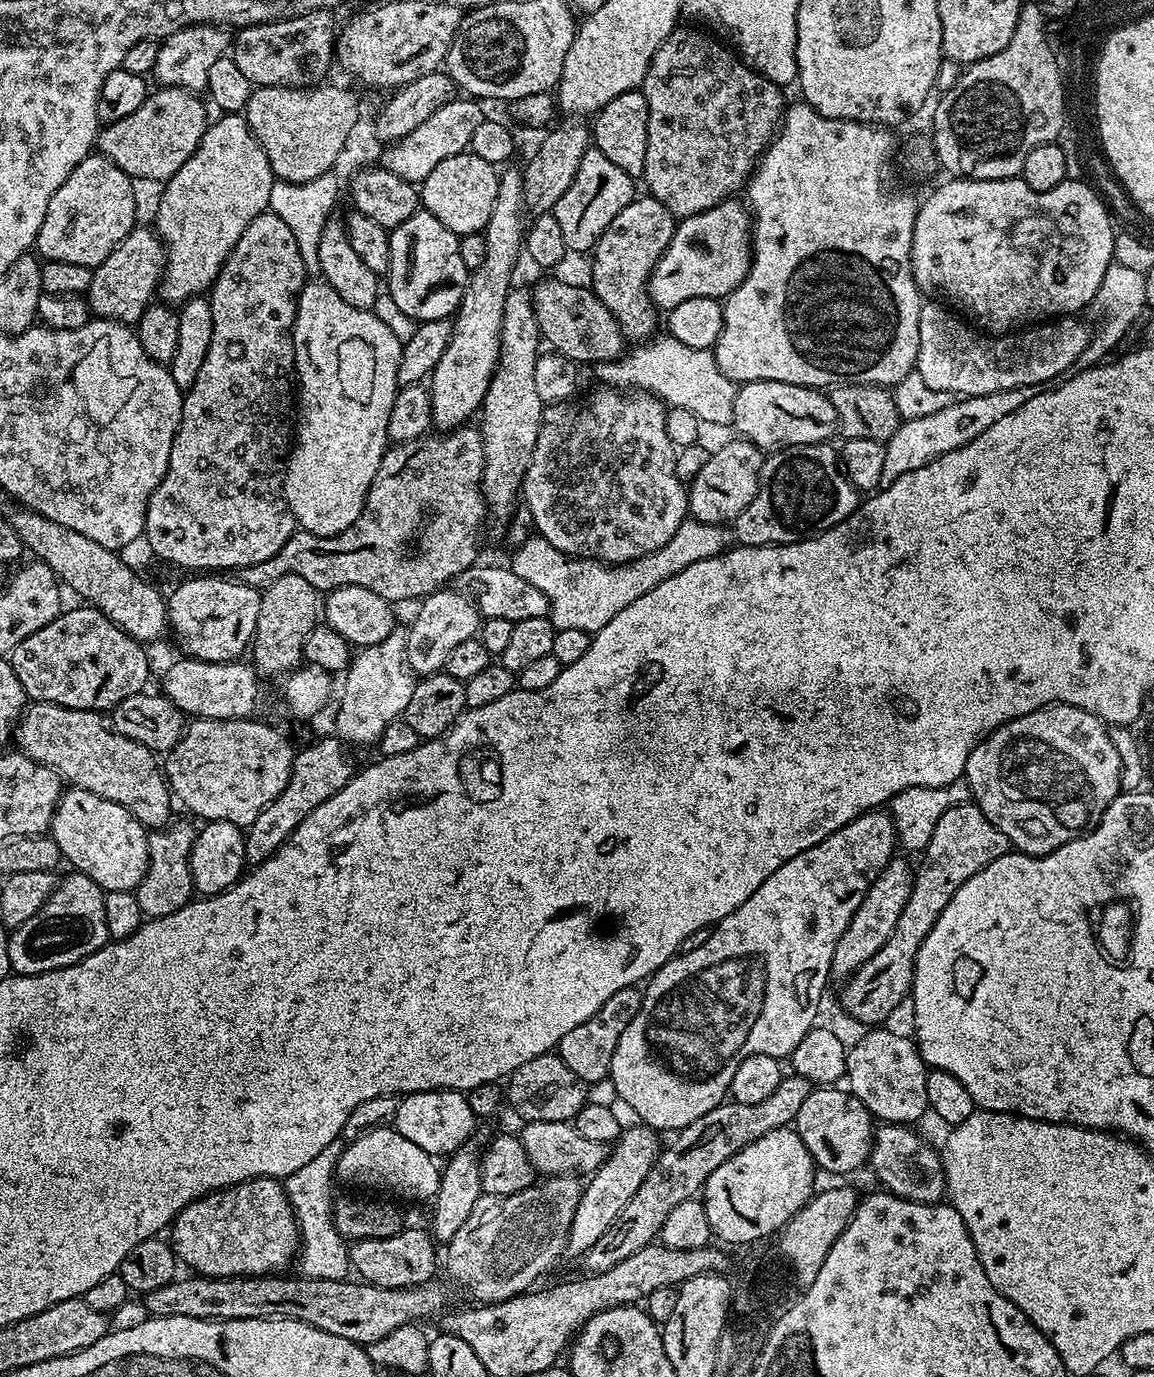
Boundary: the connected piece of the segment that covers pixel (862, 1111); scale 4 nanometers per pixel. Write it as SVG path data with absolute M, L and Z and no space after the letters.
M840 1086L813 1087L810 1098L798 1109L794 1130L802 1138L812 1162L821 1173L852 1172L869 1163L872 1155L874 1117L858 1098Z

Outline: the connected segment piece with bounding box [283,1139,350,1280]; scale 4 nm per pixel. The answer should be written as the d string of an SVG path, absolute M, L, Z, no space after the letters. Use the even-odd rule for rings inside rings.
M343 1139L330 1142L330 1146L324 1147L311 1162L306 1162L302 1170L294 1170L283 1181L284 1193L288 1196L288 1201L292 1207L292 1212L296 1216L296 1226L299 1229L298 1243L298 1268L299 1275L310 1278L326 1278L327 1280L347 1280L350 1276L350 1265L348 1263L349 1245L344 1237L338 1234L338 1230L332 1221L332 1180L336 1176L336 1163L341 1154L344 1153L345 1141Z

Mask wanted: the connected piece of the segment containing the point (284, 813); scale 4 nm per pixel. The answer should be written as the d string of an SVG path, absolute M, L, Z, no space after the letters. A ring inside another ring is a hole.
M329 734L313 744L308 744L304 749L297 751L292 757L292 773L278 798L270 802L254 818L254 822L247 825L244 845L246 846L246 861L249 865L255 866L266 862L285 842L291 838L292 831L302 823L309 814L326 798L338 794L342 786L346 786L356 775L358 763L352 757L353 749L345 744L339 736Z

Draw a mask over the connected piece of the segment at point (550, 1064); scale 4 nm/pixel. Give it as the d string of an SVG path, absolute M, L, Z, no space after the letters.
M559 1054L530 1058L530 1062L522 1062L522 1066L518 1066L518 1070L506 1078L506 1104L524 1122L572 1122L585 1103L584 1081L578 1078L578 1074L574 1074L574 1070L570 1070L570 1066L566 1066L566 1062L562 1062Z

